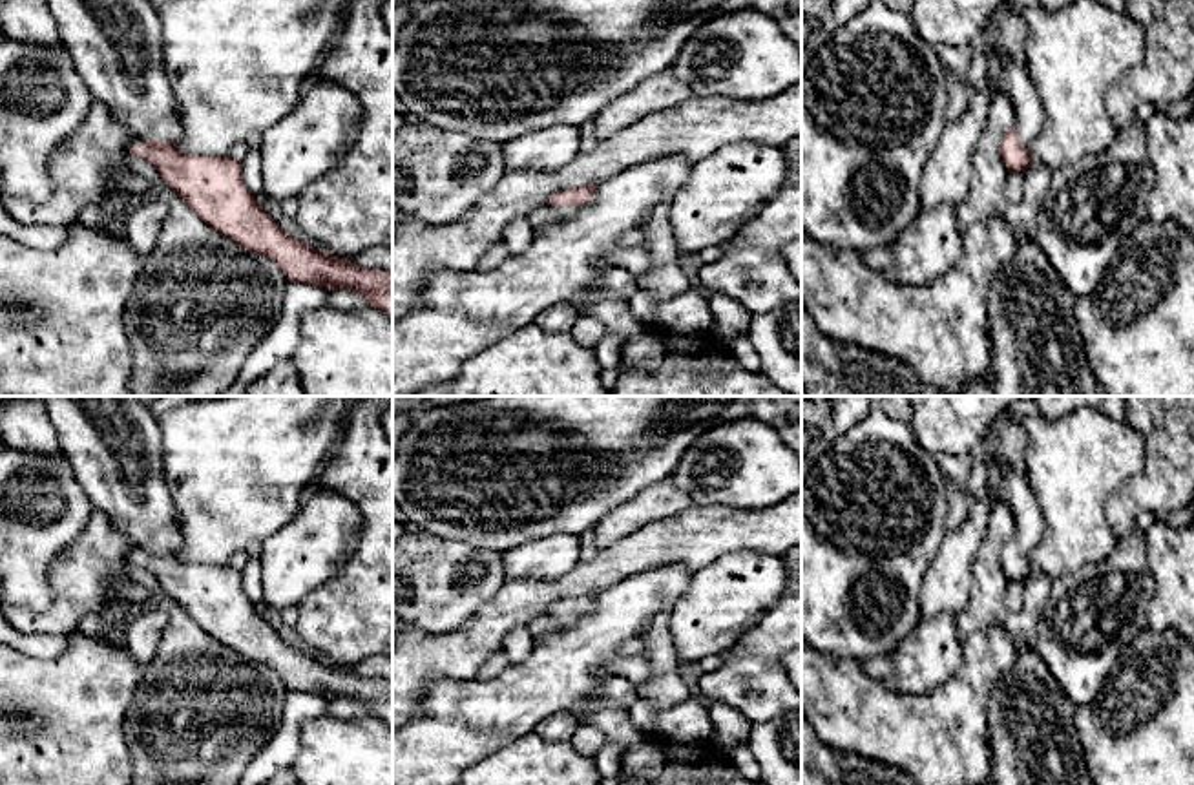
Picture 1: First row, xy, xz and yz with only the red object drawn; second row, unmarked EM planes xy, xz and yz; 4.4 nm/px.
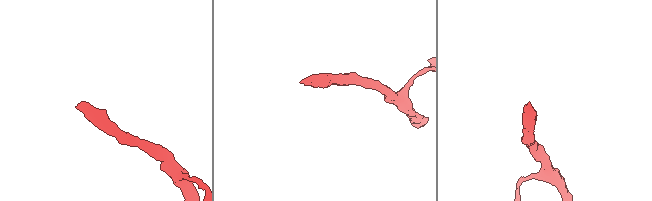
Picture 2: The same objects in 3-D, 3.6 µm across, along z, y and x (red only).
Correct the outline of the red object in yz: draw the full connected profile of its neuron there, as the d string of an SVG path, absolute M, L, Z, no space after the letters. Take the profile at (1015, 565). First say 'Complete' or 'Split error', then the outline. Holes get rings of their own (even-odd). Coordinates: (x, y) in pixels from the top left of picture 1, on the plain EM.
Split error. M999 414L988 427L980 451L993 500L1006 500L1015 517L1015 535L1000 553L1000 566L1008 582L1026 581L1032 573L1028 555L1035 550L1044 515L1026 475L1026 433L1019 416Z

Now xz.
Split error. M597 593L560 599L550 610L529 624L535 639L575 626L593 606Z

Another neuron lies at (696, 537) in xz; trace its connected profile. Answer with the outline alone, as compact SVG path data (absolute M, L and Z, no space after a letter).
M801 489L776 506L761 509L692 506L599 550L592 560L579 560L570 573L559 579L506 579L500 590L455 632L433 635L400 624L393 630L393 730L403 725L405 714L416 706L427 681L436 677L475 679L484 661L502 650L502 641L513 628L529 626L560 599L601 593L634 575L670 564L683 564L696 573L732 551L752 550L783 555L798 544L801 544Z

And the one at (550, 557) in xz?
M553 533L502 553L506 579L559 579L579 562L581 540L571 533Z

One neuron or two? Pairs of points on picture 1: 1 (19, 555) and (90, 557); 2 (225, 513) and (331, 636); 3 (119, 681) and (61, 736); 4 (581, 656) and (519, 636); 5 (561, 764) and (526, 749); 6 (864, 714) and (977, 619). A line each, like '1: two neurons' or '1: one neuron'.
1: two neurons
2: two neurons
3: one neuron
4: two neurons
5: one neuron
6: two neurons

